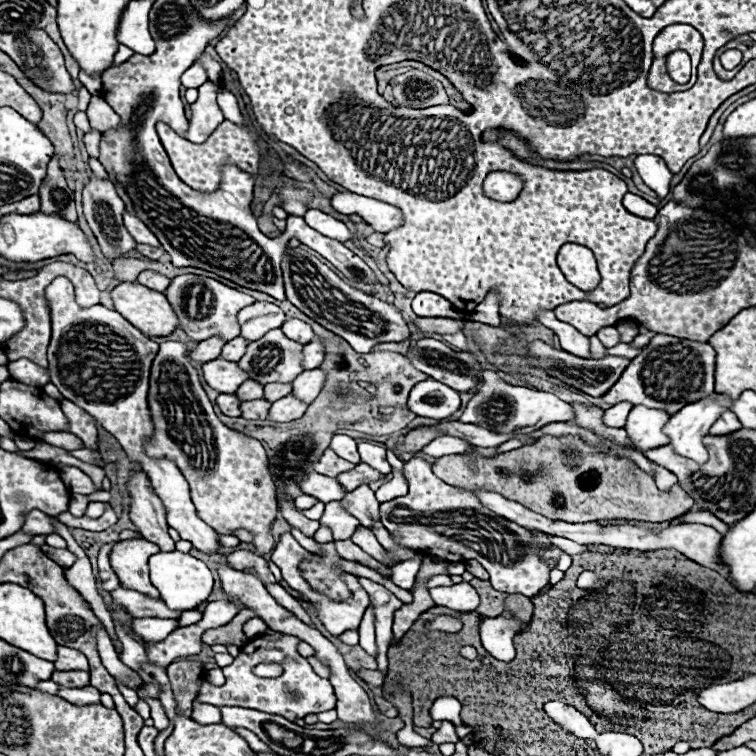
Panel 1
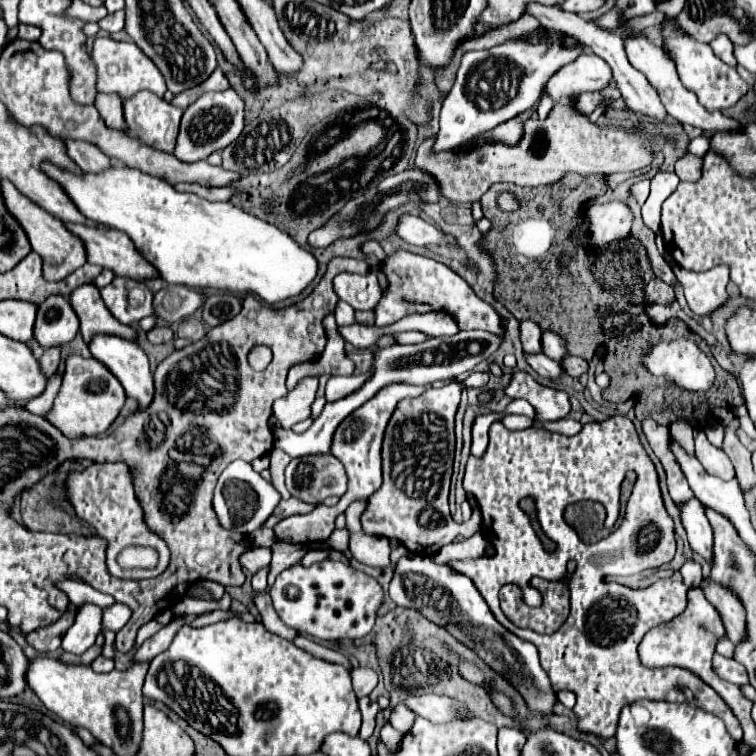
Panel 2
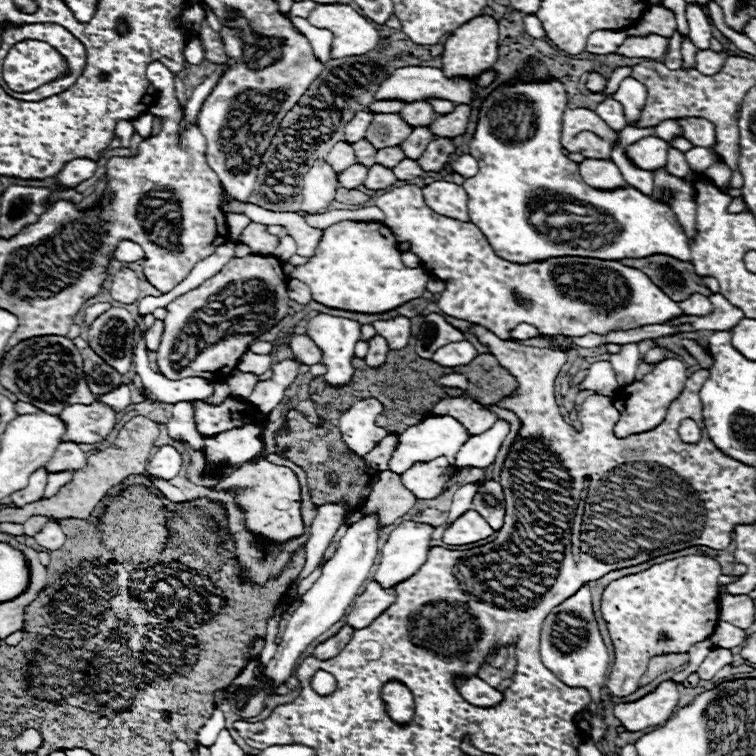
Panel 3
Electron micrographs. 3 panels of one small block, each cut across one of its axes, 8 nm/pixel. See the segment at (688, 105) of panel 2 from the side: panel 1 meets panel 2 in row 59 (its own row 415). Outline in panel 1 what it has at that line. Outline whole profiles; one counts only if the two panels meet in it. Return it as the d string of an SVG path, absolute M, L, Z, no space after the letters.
M634 406L626 420L626 432L632 444L640 450L654 450L666 446L670 440L662 432L670 414L664 410L654 410L646 406Z

